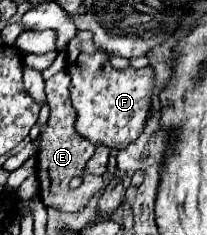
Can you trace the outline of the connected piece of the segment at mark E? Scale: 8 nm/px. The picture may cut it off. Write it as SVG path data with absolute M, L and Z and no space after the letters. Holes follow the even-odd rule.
M60 70L52 78L46 80L46 98L48 98L48 106L50 106L50 118L44 128L44 136L48 140L40 140L40 146L36 152L36 168L38 168L36 178L40 184L40 198L46 208L56 208L60 212L80 212L88 204L88 200L100 188L104 188L104 180L102 180L102 176L84 172L86 162L94 156L96 148L88 140L84 140L80 134L76 134L76 130L74 130L76 112L70 104L68 84L70 84L70 78L68 78L66 70ZM76 176L82 178L82 184L80 184L80 188L70 190L68 184Z

